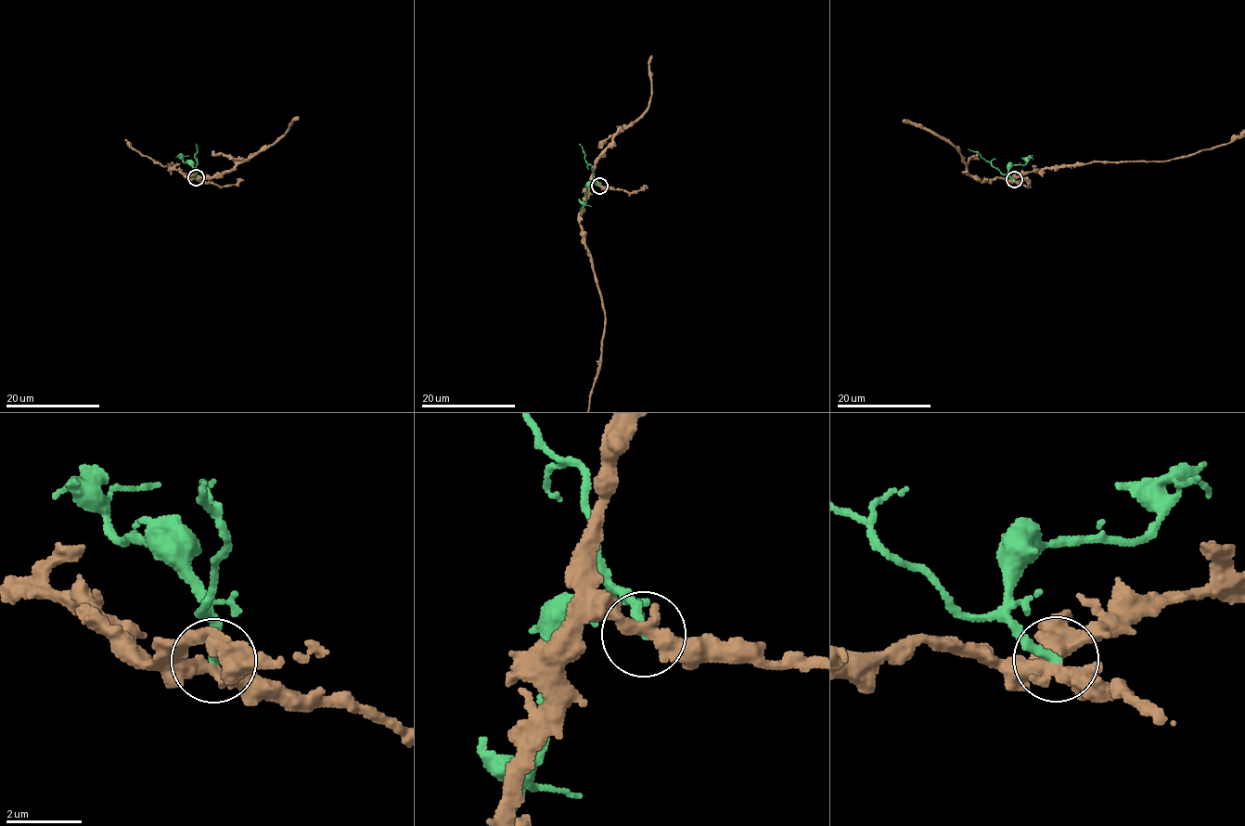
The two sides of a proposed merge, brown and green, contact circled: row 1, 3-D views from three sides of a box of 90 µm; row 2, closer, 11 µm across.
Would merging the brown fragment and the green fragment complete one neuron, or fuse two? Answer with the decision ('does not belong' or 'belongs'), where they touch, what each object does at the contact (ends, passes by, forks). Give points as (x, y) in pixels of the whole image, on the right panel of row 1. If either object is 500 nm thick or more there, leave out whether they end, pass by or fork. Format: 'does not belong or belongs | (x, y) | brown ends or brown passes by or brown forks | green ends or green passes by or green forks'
does not belong | (1014, 179) | brown passes by | green ends

